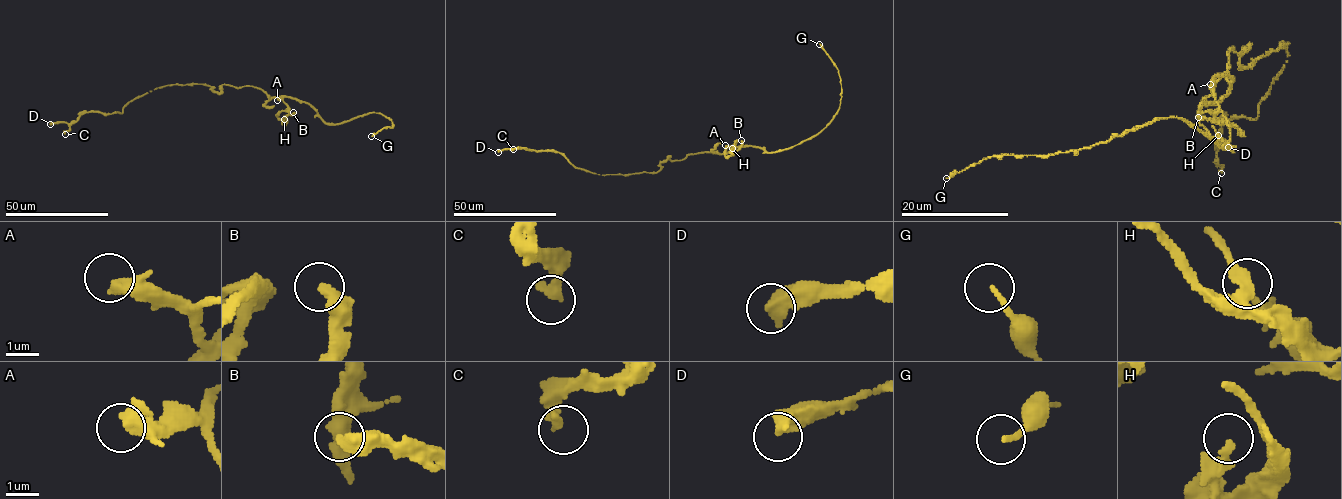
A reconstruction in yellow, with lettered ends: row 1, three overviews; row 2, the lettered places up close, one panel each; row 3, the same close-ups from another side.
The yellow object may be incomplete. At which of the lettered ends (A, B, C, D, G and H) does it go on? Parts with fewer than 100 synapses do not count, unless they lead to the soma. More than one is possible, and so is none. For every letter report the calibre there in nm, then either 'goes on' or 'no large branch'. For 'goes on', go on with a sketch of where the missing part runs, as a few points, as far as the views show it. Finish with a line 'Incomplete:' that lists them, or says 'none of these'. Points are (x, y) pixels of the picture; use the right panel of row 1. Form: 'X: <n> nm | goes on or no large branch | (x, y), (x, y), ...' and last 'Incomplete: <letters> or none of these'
A: 360 nm | no large branch
B: 420 nm | no large branch
C: 300 nm | no large branch
D: 500 nm | no large branch
G: 140 nm | no large branch
H: 190 nm | no large branch
Incomplete: none of these

